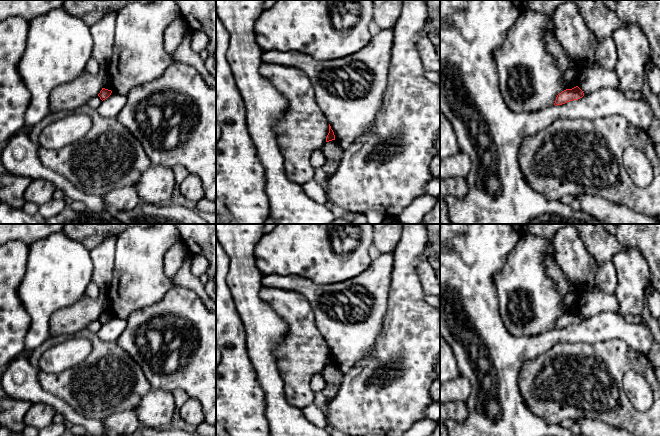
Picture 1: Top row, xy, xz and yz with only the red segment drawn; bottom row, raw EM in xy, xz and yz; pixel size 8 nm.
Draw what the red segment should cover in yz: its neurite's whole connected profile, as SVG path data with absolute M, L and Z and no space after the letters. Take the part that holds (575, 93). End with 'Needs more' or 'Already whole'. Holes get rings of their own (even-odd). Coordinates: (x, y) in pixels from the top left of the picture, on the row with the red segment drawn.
M578 86L566 89L557 95L554 105L562 105L573 100L578 100L583 96L584 93Z. Already whole

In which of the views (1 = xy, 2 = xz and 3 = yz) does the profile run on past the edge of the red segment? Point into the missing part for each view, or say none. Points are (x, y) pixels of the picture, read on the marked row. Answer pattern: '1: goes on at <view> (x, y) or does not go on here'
1: does not go on here
2: does not go on here
3: does not go on here

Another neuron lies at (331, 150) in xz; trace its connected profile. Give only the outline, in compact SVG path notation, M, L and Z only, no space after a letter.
M332 140L323 145L322 152L326 159L339 160L342 157L343 150L339 147L336 140Z

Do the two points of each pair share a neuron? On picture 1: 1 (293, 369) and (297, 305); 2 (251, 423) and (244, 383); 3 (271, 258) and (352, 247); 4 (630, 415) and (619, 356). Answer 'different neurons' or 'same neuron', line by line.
1: same neuron
2: same neuron
3: same neuron
4: same neuron

